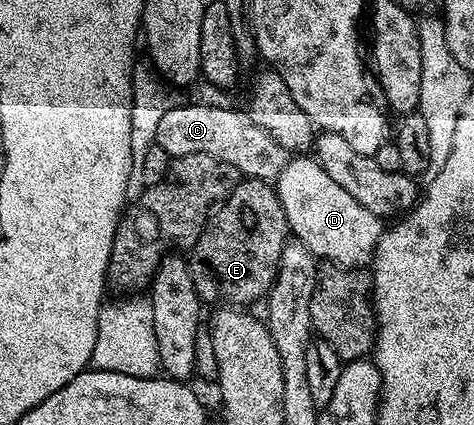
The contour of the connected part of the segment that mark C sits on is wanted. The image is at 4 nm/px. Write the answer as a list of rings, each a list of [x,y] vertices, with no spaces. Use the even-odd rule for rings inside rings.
[[[181,102],[164,113],[158,124],[155,146],[166,149],[169,157],[186,153],[206,153],[234,165],[234,169],[249,179],[275,181],[287,165],[290,153],[262,125],[252,120],[247,110],[235,111],[232,107],[211,107],[208,103]]]

